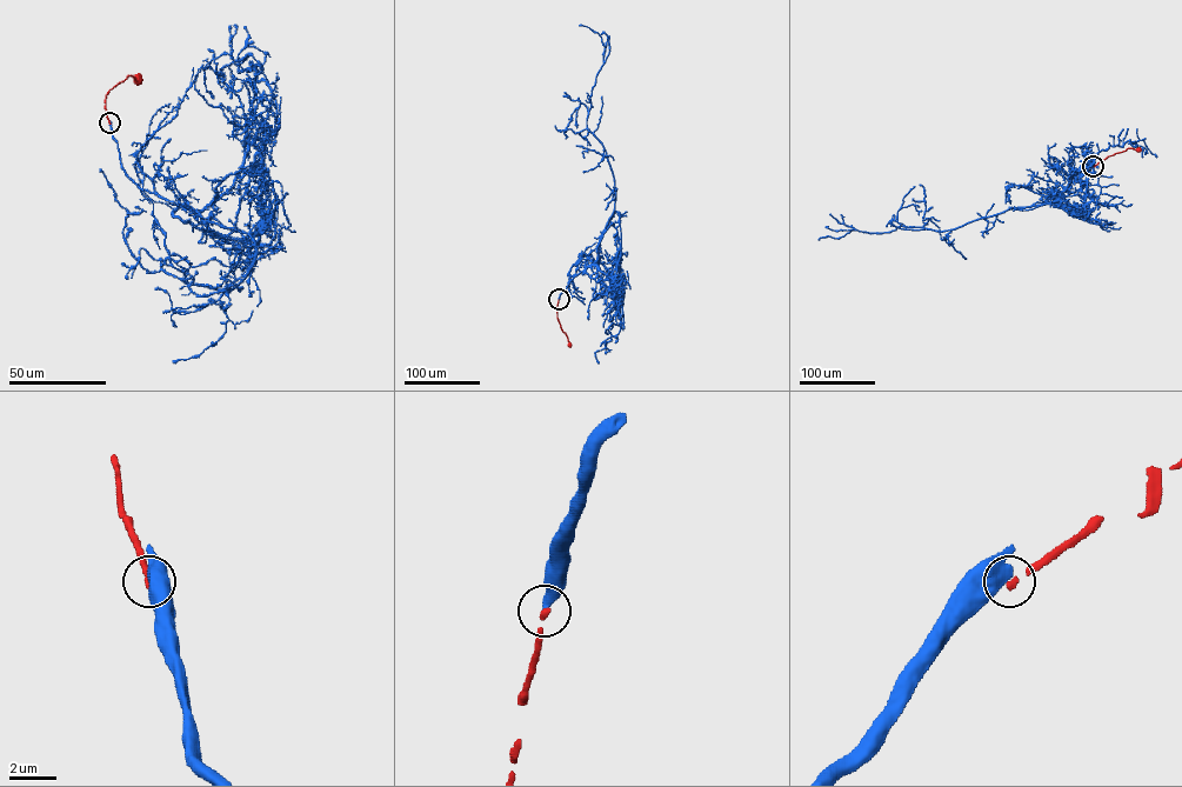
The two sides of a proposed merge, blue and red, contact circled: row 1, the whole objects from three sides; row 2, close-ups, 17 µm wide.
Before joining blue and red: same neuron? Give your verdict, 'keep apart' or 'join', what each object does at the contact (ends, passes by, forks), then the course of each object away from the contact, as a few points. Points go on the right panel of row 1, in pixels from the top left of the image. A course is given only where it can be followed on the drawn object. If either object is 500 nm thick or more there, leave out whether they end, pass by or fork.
keep apart; course blue (1093, 166), (1083, 185), (1059, 205), (1012, 208), (942, 231), (900, 226), (819, 240); course red (1093, 166), (1129, 148), (1139, 149)

